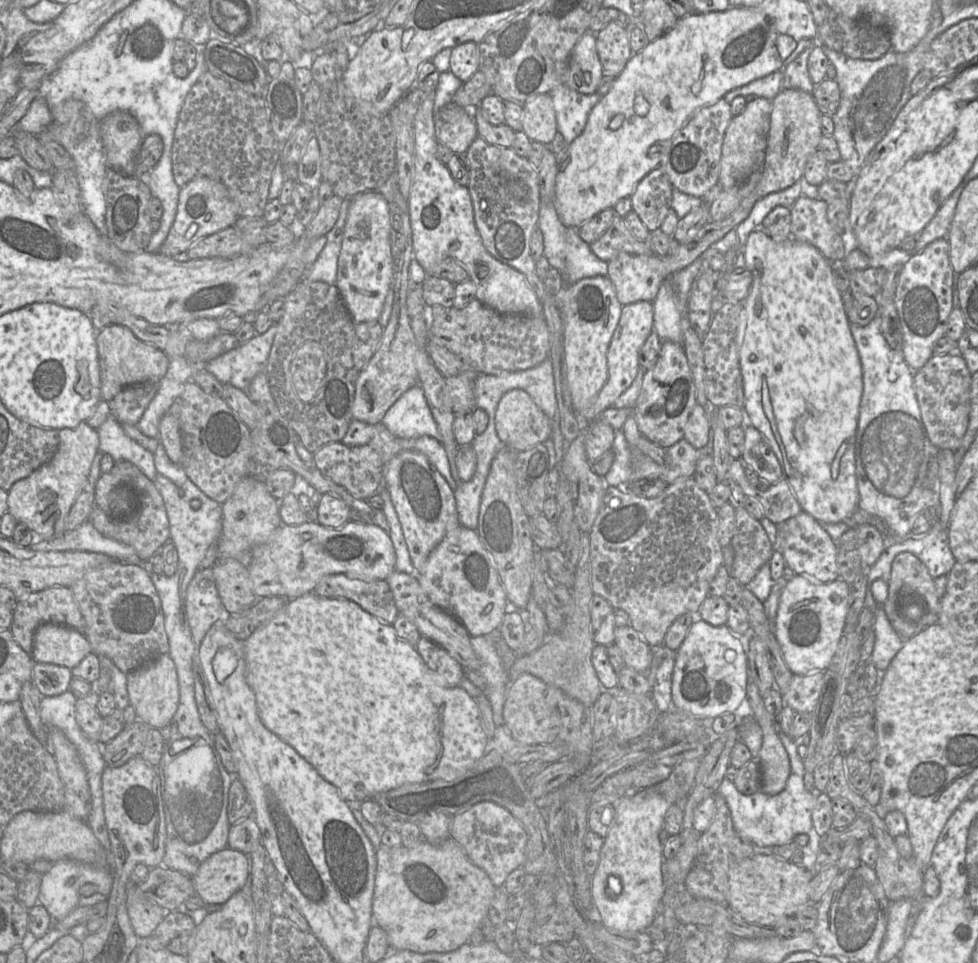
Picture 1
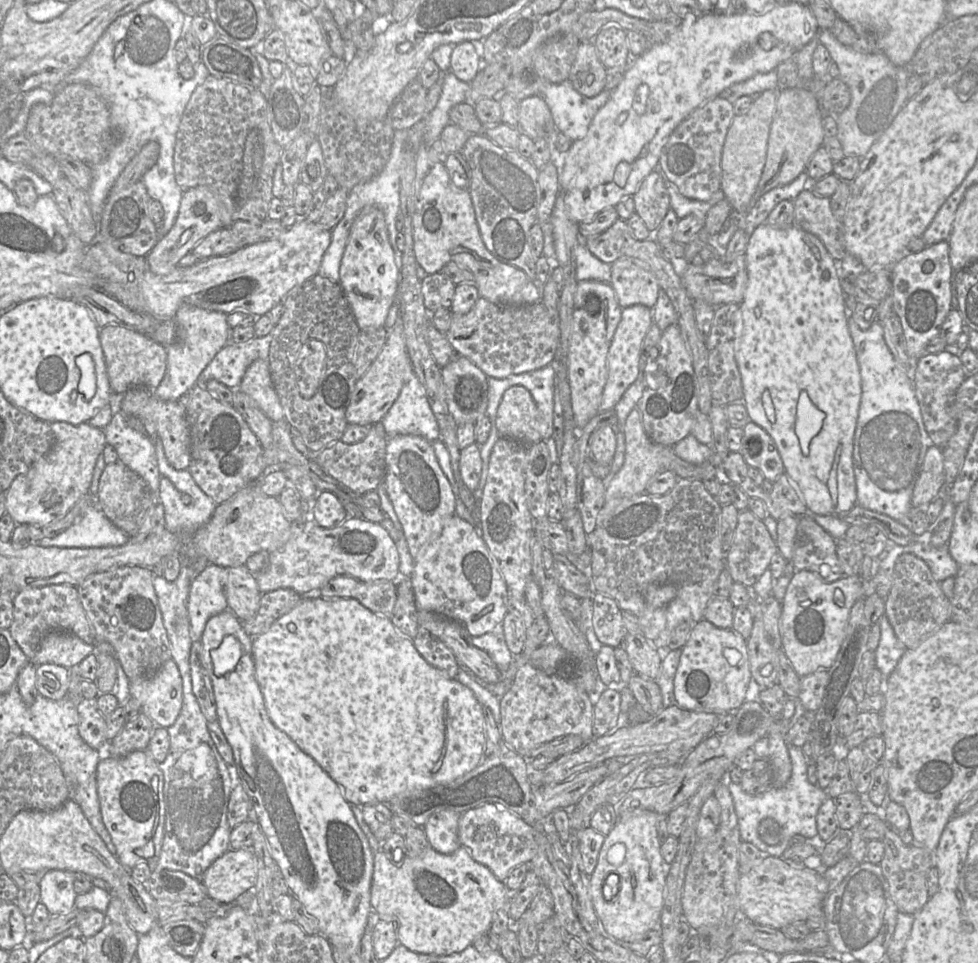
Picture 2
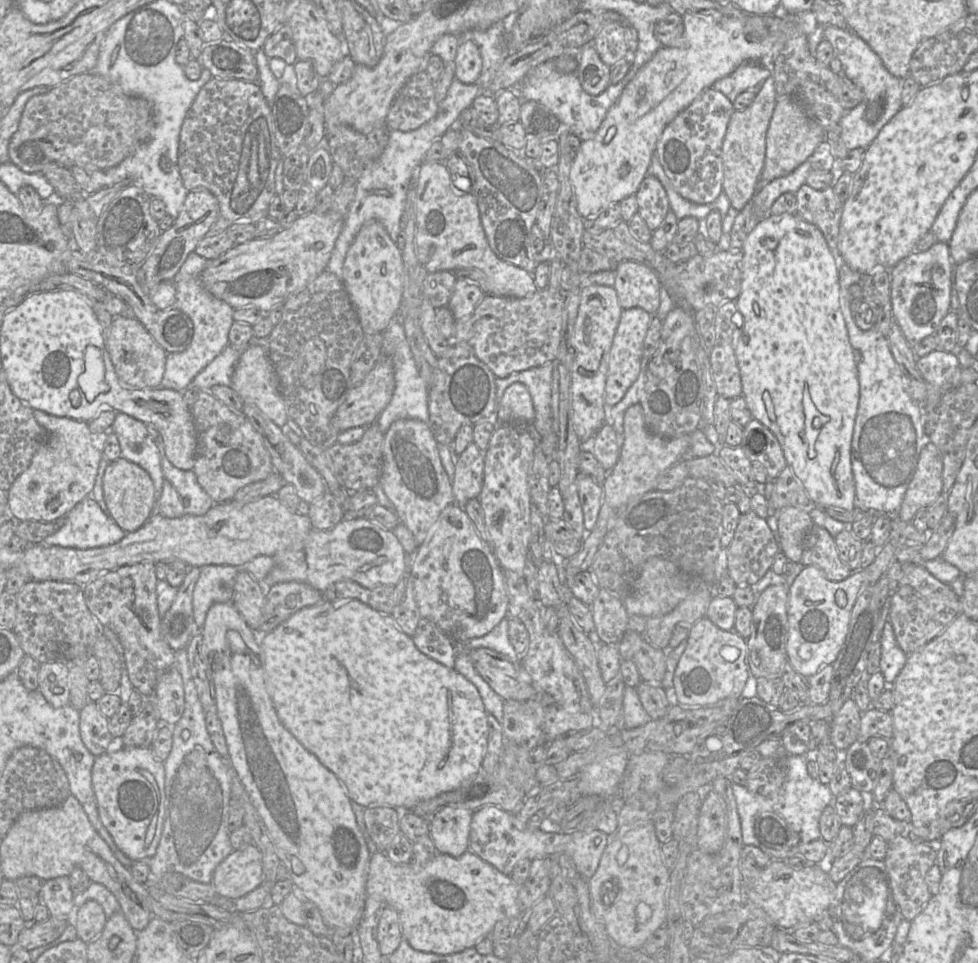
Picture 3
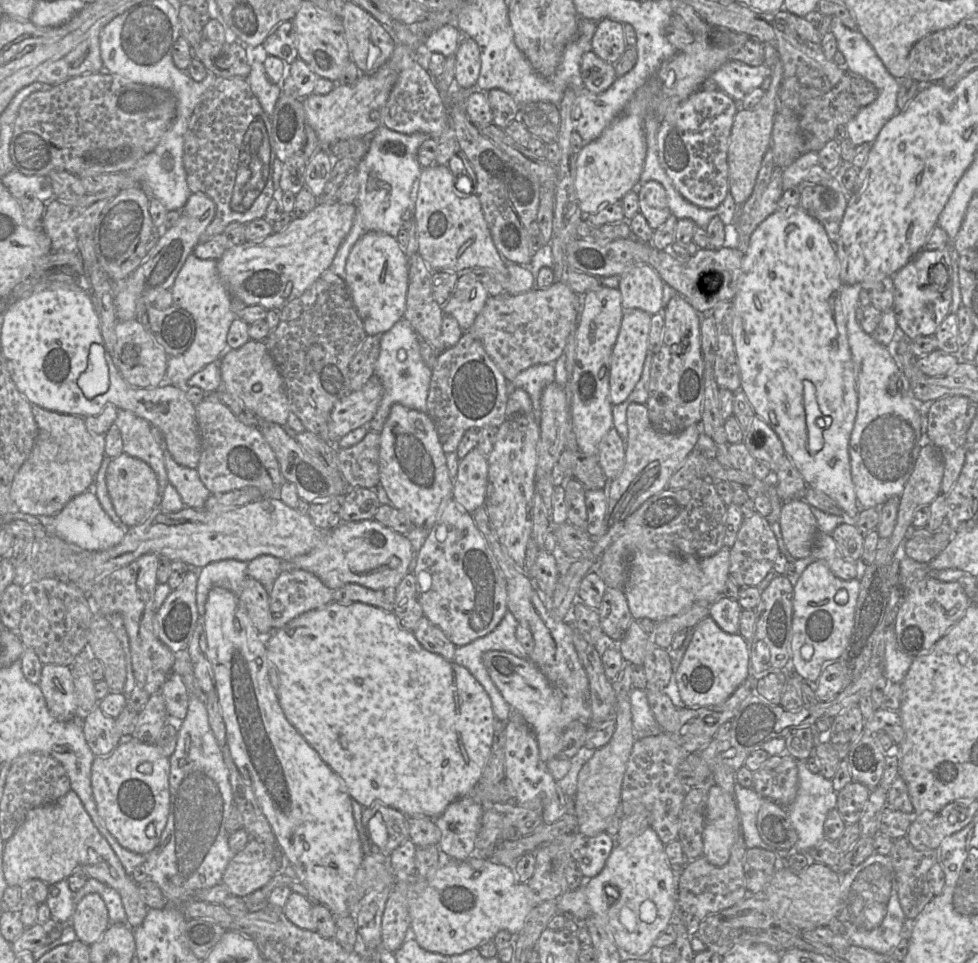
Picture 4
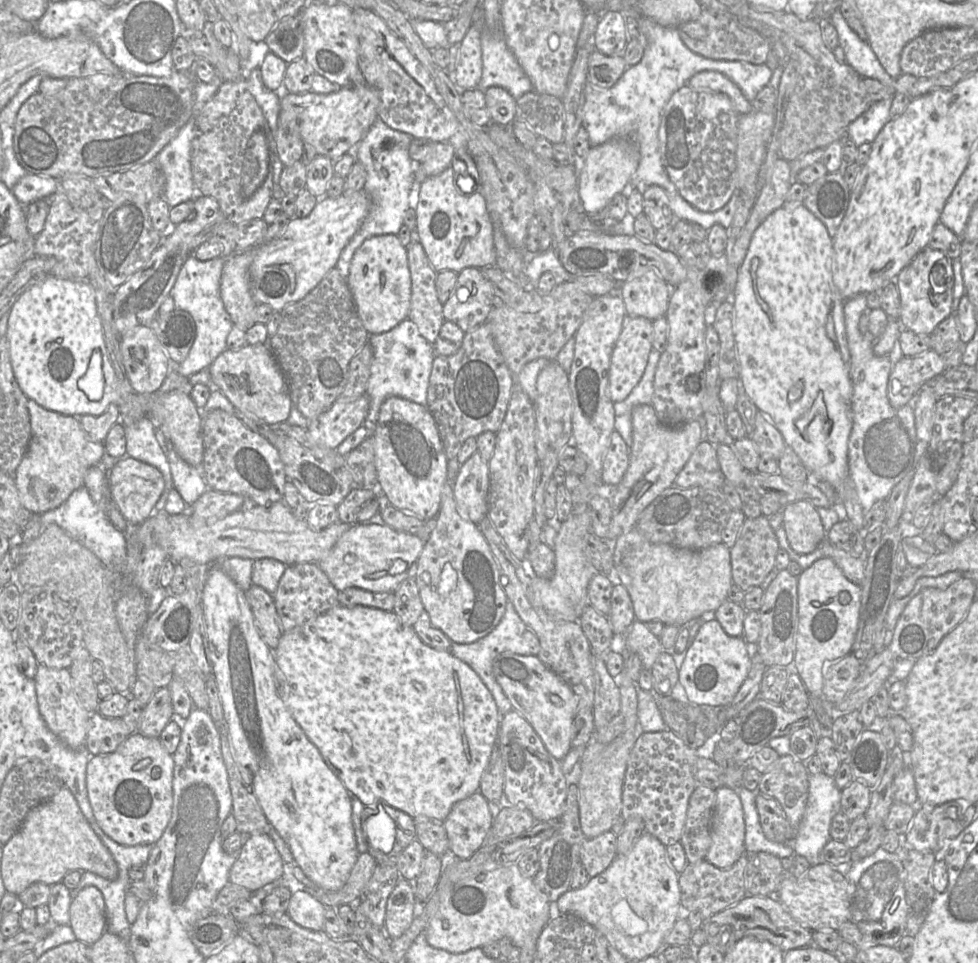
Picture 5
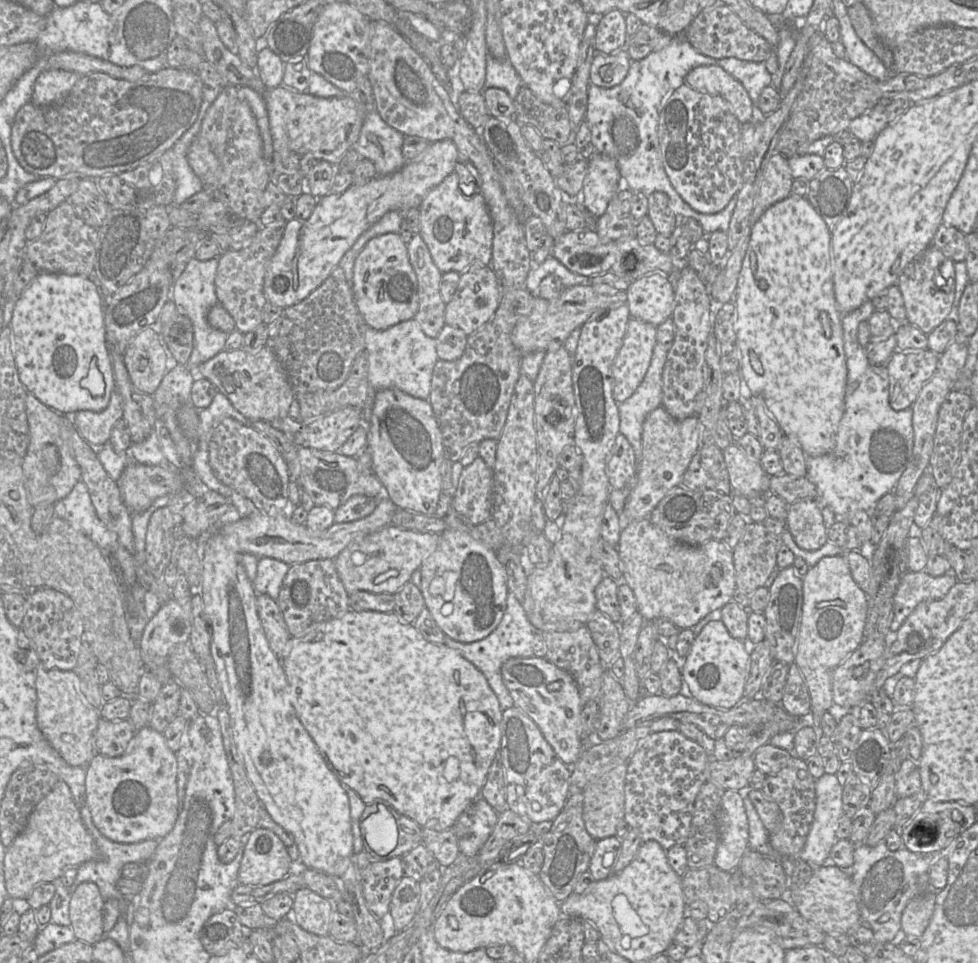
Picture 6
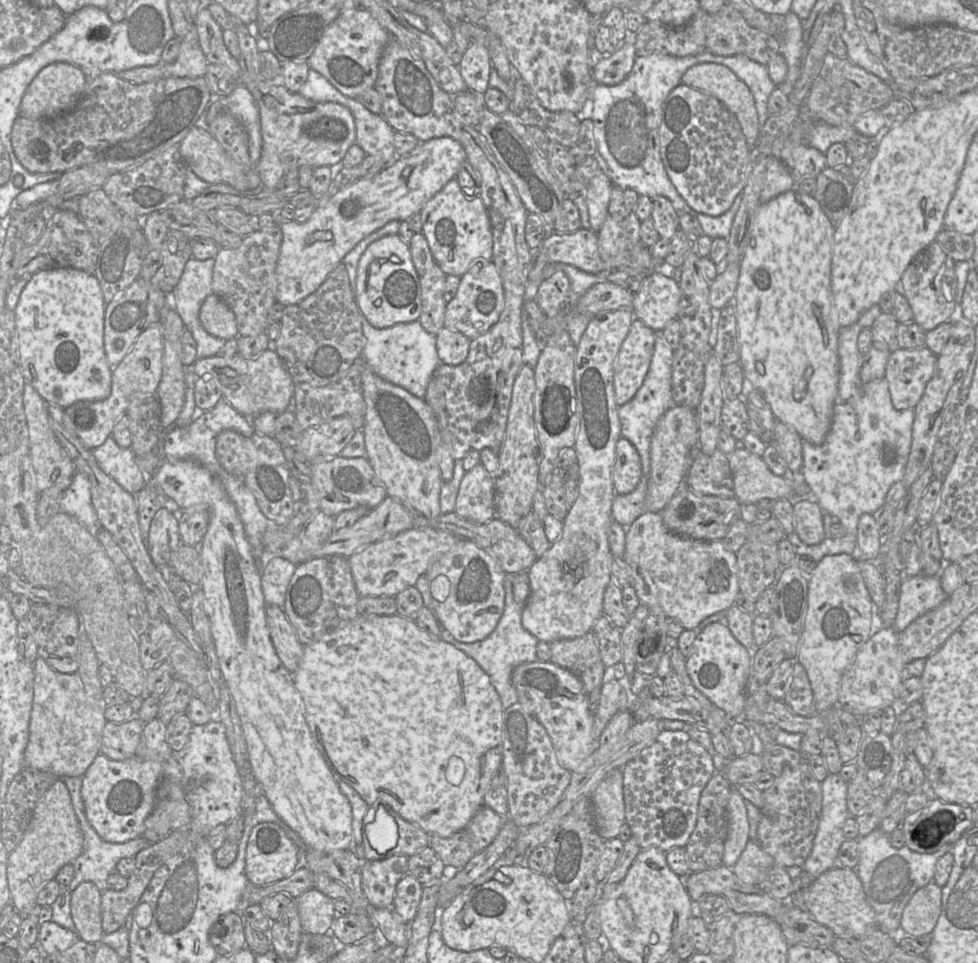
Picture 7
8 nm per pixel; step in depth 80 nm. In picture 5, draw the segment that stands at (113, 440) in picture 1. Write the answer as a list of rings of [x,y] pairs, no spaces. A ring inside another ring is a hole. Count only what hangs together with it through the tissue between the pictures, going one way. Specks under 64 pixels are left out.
[[[144,417],[125,427],[126,455],[156,467],[163,475],[164,490],[173,488],[168,458],[161,449],[154,433],[153,421]]]

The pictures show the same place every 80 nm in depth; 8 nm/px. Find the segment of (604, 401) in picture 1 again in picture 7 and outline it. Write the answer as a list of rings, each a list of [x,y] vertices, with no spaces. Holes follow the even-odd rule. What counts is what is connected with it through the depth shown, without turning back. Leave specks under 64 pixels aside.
[[[634,318],[614,364],[616,404],[628,403],[642,386],[654,352],[655,331]]]

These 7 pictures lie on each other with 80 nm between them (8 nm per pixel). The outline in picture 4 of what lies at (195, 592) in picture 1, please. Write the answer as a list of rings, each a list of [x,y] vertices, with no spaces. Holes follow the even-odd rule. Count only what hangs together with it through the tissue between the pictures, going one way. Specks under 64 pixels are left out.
[[[226,559],[217,562],[212,562],[205,567],[198,570],[198,582],[196,589],[196,605],[198,609],[199,616],[204,616],[205,614],[205,605],[207,601],[208,594],[213,587],[222,587],[232,593],[239,596],[242,583],[247,578],[247,562],[235,560],[235,559]]]

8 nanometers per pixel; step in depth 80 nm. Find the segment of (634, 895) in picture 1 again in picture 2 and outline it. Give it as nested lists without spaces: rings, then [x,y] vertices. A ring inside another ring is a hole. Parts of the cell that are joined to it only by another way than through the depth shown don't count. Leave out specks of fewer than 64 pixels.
[[[634,810],[629,816],[619,817],[614,828],[605,837],[597,866],[590,876],[591,900],[595,912],[605,931],[618,940],[633,942],[646,932],[659,929],[666,877],[670,866],[666,864],[661,854],[661,843],[657,836],[659,818],[661,818],[661,815],[649,810]],[[611,874],[619,877],[618,880],[614,878],[614,884],[618,883],[618,893],[614,898],[611,898],[611,893],[608,895],[606,886],[606,879]]]

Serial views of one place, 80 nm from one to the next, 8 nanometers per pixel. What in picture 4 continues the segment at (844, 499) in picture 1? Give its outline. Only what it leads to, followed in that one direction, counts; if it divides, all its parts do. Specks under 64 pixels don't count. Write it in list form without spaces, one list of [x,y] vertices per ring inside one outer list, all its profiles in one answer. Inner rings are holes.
[[[800,206],[778,209],[750,237],[732,299],[732,336],[741,389],[756,415],[776,432],[807,486],[827,494],[848,519],[856,519],[861,509],[851,476],[849,441],[858,394],[841,298],[842,284],[835,247],[823,225]]]

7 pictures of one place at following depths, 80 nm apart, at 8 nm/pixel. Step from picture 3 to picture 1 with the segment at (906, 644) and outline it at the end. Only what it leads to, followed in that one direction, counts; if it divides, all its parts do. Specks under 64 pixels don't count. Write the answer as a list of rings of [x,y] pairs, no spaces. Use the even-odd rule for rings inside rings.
[[[910,552],[899,553],[892,562],[888,597],[884,603],[889,622],[896,618],[898,601],[904,595],[917,596],[928,613],[939,617],[941,599],[936,594],[934,579],[926,565]]]

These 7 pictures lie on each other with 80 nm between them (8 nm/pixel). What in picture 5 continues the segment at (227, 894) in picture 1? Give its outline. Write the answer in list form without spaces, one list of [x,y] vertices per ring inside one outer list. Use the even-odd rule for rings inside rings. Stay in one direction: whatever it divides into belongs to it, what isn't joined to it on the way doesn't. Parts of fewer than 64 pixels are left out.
[[[267,833],[250,834],[229,872],[229,882],[255,893],[284,874],[284,862]]]

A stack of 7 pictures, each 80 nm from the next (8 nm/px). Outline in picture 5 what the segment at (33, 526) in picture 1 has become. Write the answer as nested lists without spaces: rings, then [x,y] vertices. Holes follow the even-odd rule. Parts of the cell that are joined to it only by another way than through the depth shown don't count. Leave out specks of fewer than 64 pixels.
[[[28,399],[31,440],[18,468],[14,481],[23,507],[40,515],[62,505],[73,491],[84,486],[87,470],[99,465],[104,454],[103,442],[91,440],[81,427],[78,417],[47,410]]]

